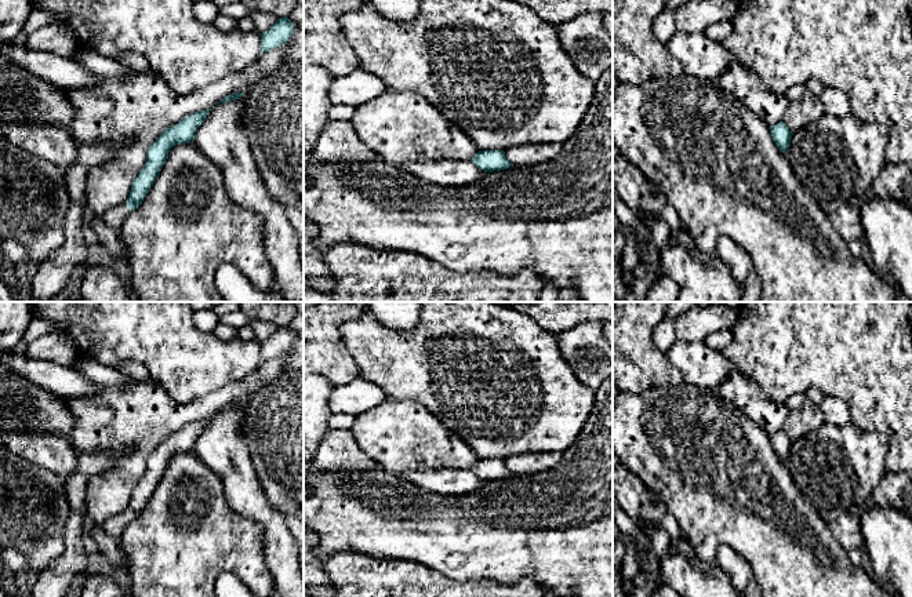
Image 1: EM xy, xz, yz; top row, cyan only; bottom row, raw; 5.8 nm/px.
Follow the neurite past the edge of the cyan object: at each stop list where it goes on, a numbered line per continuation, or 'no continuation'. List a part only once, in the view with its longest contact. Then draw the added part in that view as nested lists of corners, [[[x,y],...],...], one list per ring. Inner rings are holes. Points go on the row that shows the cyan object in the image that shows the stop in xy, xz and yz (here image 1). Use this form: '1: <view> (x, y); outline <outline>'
1: xy (115, 217); outline [[[123,201],[116,207],[109,208],[99,219],[109,227],[115,230],[120,230],[126,218],[132,212],[131,208],[127,207],[127,203]]]

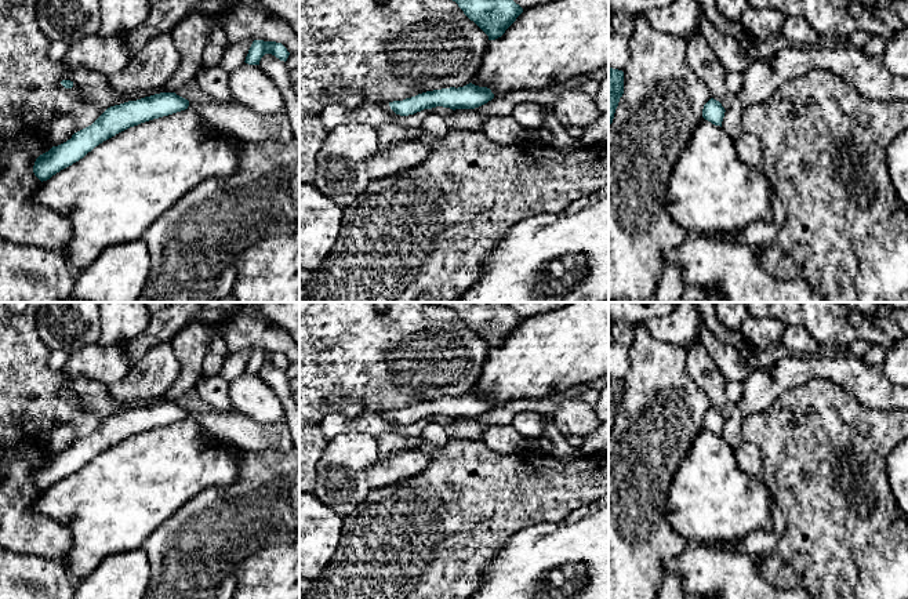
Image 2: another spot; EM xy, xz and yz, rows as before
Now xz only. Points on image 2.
no continuation

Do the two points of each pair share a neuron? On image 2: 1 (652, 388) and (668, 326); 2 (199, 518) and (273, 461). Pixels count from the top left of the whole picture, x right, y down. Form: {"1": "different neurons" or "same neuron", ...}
{"1": "different neurons", "2": "same neuron"}

